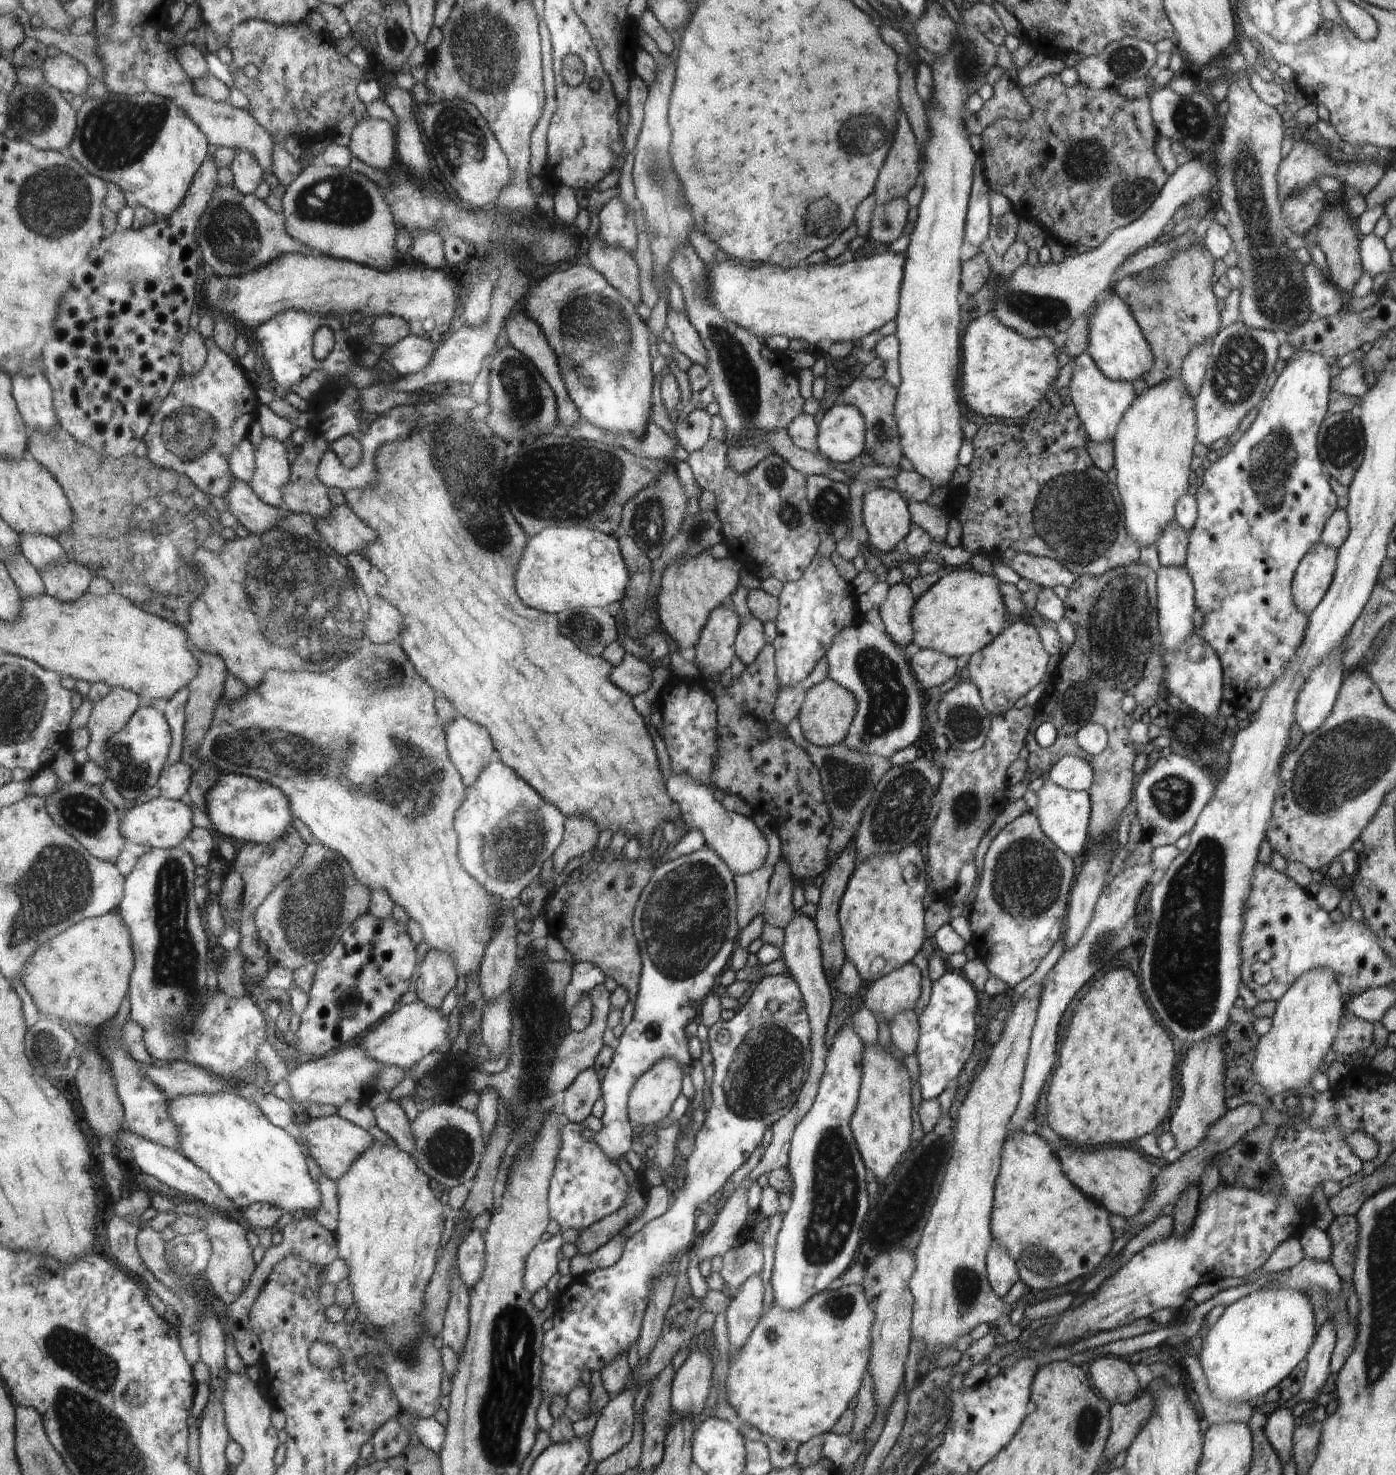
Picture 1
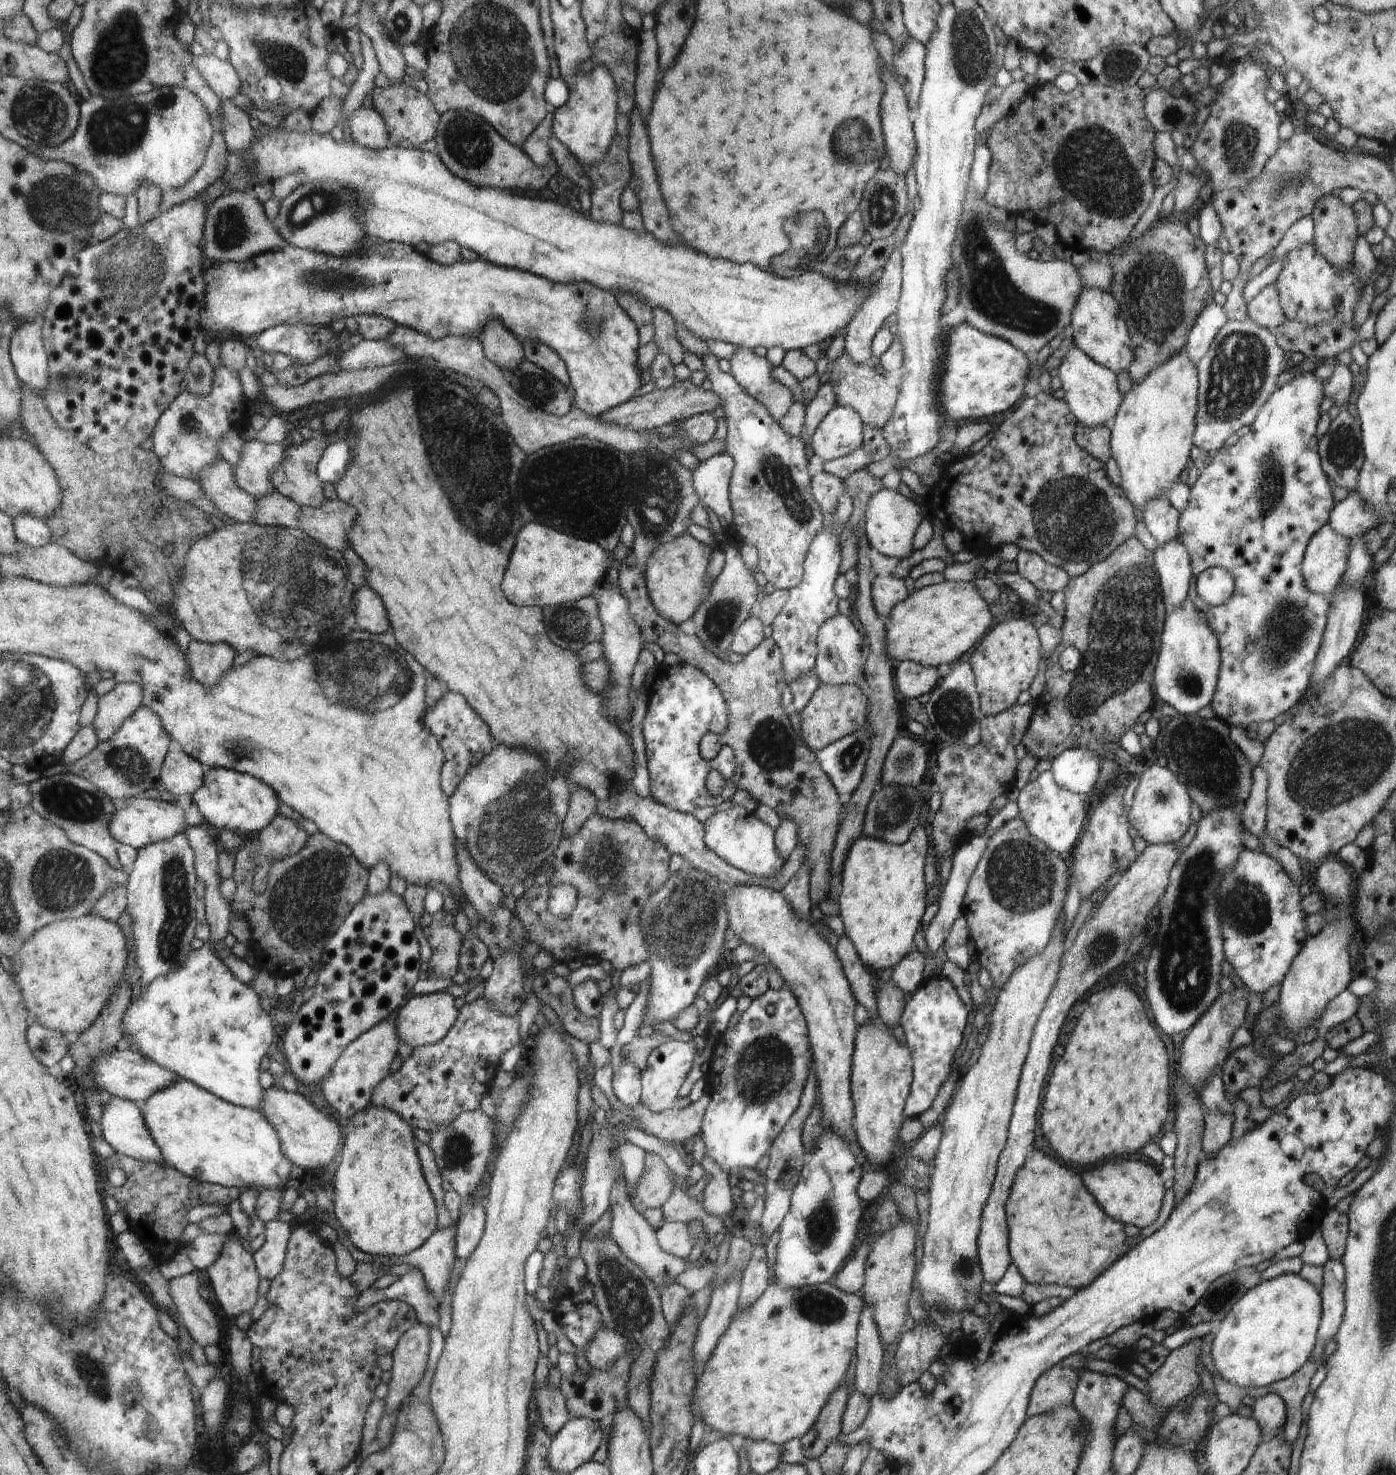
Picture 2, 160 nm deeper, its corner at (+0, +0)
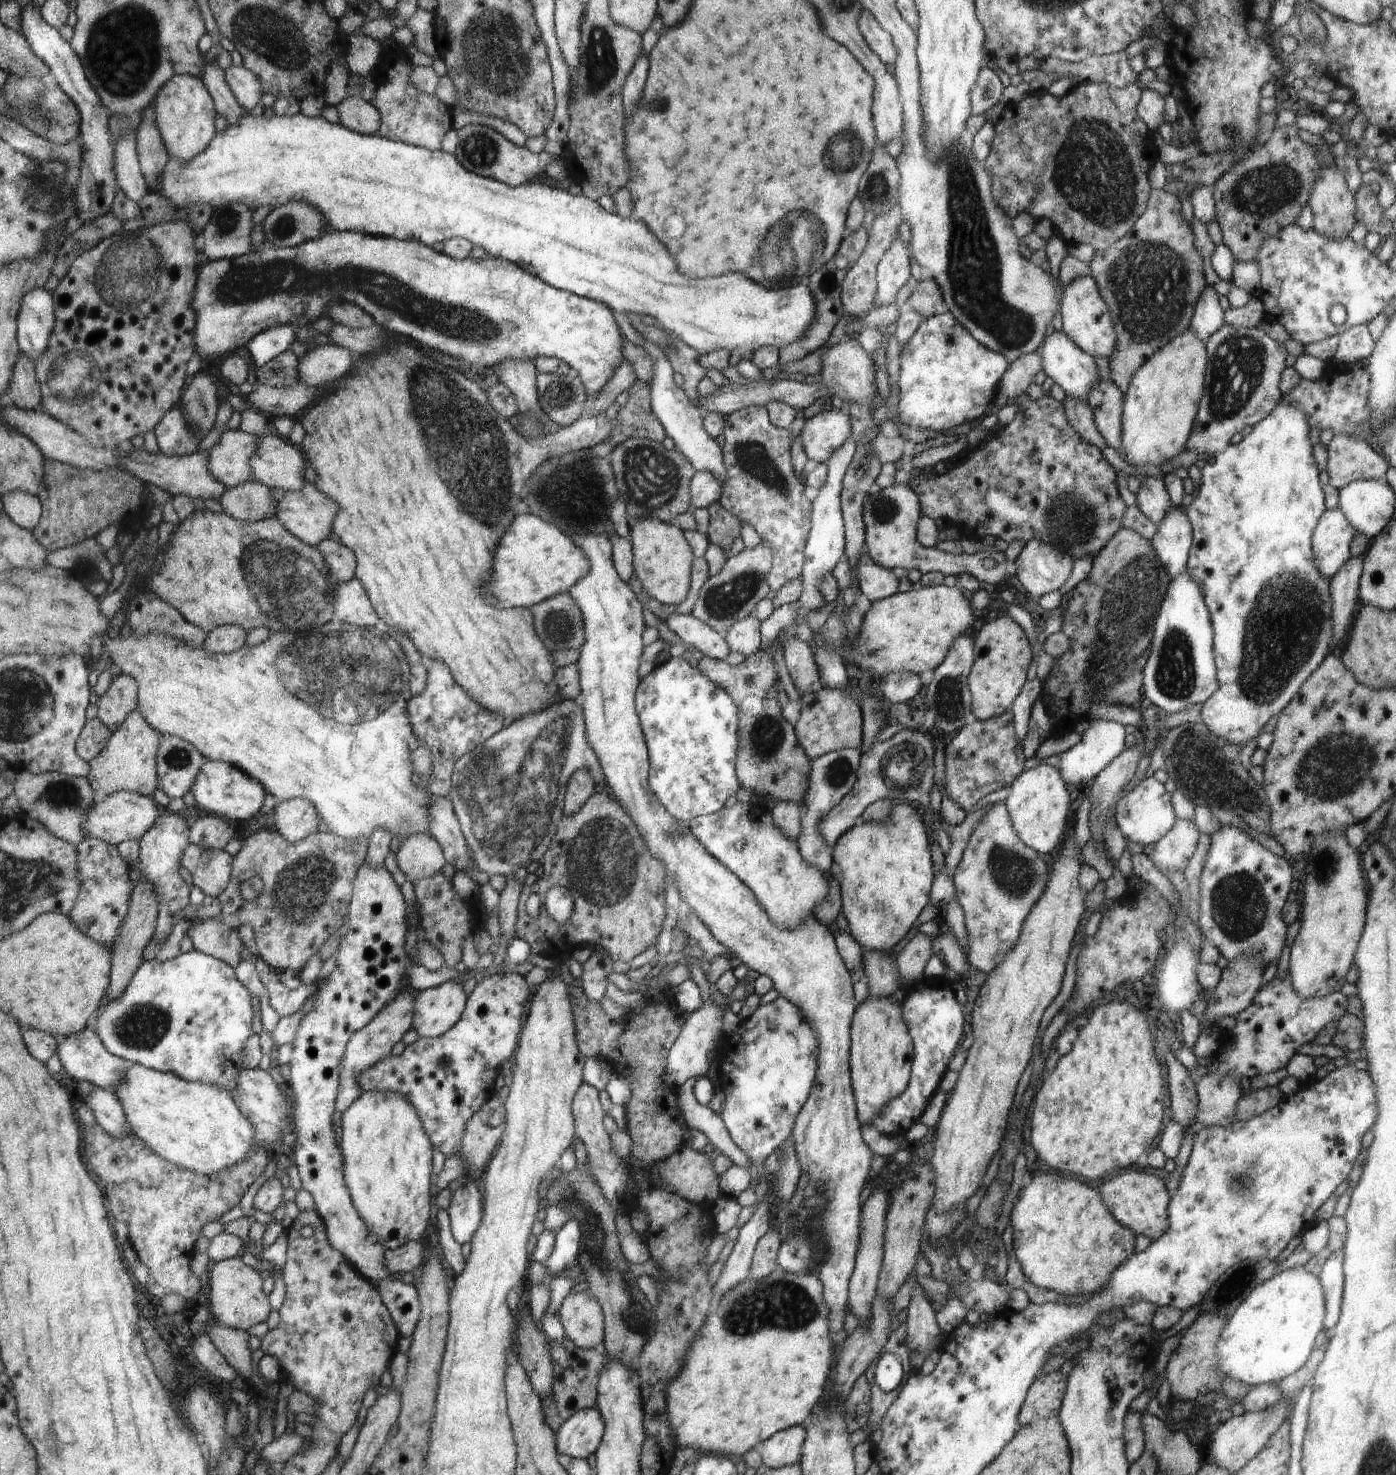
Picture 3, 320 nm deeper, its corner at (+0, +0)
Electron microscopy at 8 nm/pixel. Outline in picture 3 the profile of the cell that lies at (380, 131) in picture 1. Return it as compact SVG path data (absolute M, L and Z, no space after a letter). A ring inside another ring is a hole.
M361 96L344 98L337 105L340 116L340 125L346 129L352 129L362 135L377 135L380 128L380 114L374 106Z

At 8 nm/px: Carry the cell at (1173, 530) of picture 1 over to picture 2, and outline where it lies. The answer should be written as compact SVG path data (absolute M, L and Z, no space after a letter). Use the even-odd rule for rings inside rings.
M1166 494L1156 495L1146 502L1143 520L1157 540L1157 546L1178 539L1179 510L1171 505Z

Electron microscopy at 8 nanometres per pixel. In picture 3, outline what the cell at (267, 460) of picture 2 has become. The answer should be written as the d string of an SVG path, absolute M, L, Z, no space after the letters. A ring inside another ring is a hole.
M226 430L218 444L210 450L210 474L214 476L226 489L240 486L244 482L251 480L250 458L256 456L256 448L258 448L258 438L252 434L246 434L242 430Z

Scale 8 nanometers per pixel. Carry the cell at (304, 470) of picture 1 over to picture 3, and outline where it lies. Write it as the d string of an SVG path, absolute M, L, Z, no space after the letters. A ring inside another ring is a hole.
M273 431L257 438L260 446L256 448L256 456L250 458L251 480L268 486L274 492L300 492L306 484L305 472L308 462L303 448L289 440L283 440Z

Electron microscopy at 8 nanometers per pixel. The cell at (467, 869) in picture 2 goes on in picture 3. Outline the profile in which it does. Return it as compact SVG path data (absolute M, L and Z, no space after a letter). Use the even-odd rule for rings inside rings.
M434 795L431 807L430 836L440 844L445 862L451 863L456 872L462 871L472 878L474 860L468 853L468 844L454 815L452 802L448 797Z

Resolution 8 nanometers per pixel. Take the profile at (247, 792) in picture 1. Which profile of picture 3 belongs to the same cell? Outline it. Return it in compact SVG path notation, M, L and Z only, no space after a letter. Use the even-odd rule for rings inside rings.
M207 760L204 764L193 794L197 801L196 806L232 824L252 818L260 810L262 800L264 800L264 790L260 781L224 761L214 760Z

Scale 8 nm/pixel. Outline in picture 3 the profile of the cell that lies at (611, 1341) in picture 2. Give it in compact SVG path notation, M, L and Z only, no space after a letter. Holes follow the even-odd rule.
M579 1287L566 1296L560 1306L560 1323L566 1337L582 1350L603 1348L604 1320L600 1304L585 1288Z

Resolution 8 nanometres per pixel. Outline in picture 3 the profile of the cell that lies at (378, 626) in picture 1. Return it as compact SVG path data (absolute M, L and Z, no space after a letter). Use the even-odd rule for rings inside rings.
M358 578L336 584L334 608L337 618L358 627L374 627L381 622Z

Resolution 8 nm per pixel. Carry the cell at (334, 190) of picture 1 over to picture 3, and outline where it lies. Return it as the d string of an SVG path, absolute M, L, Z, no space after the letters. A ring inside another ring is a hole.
M306 200L274 207L263 222L265 243L279 248L296 248L330 230L325 214Z

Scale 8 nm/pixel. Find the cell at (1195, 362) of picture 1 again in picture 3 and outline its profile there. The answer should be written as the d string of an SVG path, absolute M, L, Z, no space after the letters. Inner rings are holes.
M1207 286L1198 298L1191 321L1191 329L1205 344L1225 323L1224 311L1219 304L1219 294L1213 286Z

